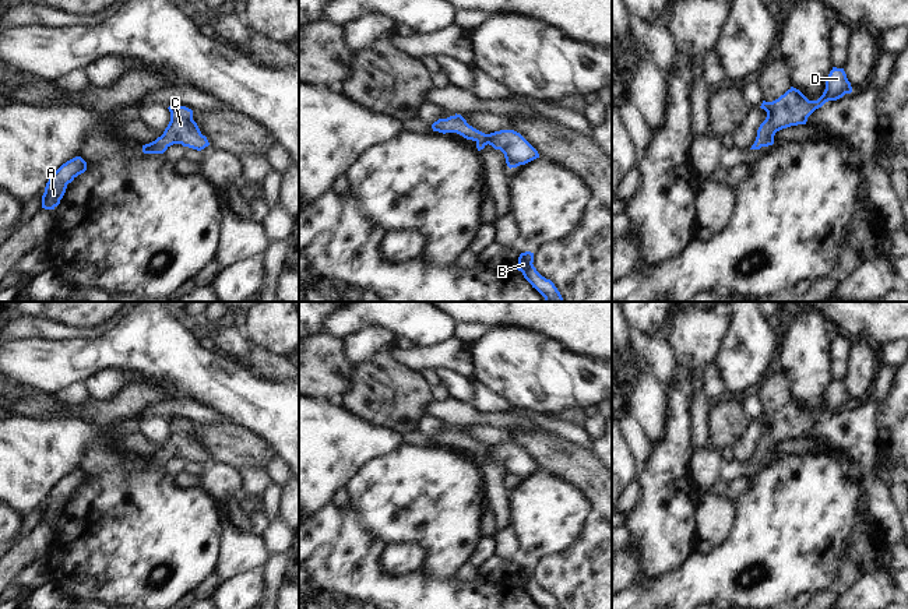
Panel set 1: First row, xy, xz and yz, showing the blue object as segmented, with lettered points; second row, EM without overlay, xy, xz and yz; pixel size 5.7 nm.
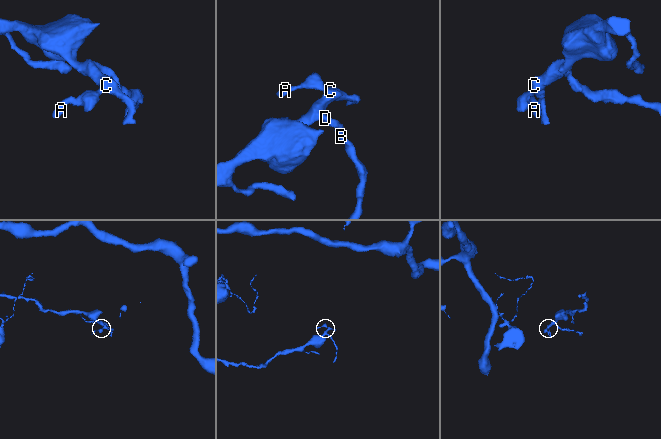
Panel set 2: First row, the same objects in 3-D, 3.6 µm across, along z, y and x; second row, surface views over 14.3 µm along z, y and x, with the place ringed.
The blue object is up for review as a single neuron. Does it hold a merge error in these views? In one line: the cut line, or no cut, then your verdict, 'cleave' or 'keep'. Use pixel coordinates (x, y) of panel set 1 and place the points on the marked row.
no cut; keep

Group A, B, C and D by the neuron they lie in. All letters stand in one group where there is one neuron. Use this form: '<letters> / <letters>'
A B C D

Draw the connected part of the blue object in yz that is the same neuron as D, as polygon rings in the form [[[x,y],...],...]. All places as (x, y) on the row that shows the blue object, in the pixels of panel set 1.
[[[833,67],[826,80],[826,89],[817,101],[809,101],[793,87],[772,102],[763,101],[760,108],[767,112],[767,117],[760,124],[756,141],[750,149],[772,145],[777,131],[791,126],[806,124],[807,117],[816,109],[821,108],[828,101],[837,101],[851,92],[852,87],[844,68]]]

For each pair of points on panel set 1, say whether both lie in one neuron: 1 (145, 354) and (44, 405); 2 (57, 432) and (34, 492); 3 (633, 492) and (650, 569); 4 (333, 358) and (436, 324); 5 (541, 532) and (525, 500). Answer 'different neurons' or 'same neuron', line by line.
1: different neurons
2: same neuron
3: different neurons
4: different neurons
5: same neuron

